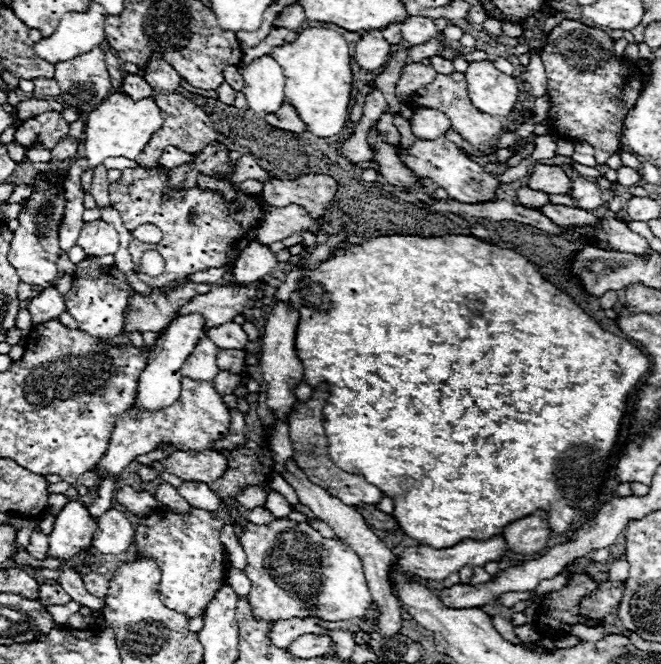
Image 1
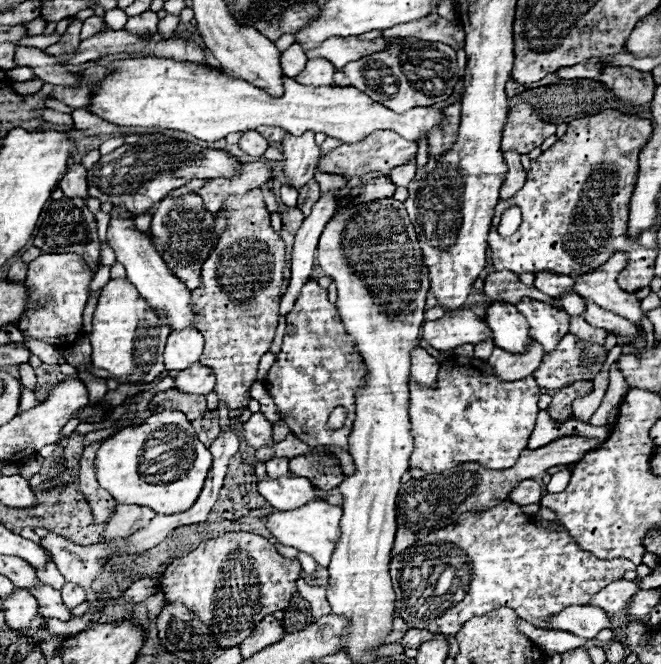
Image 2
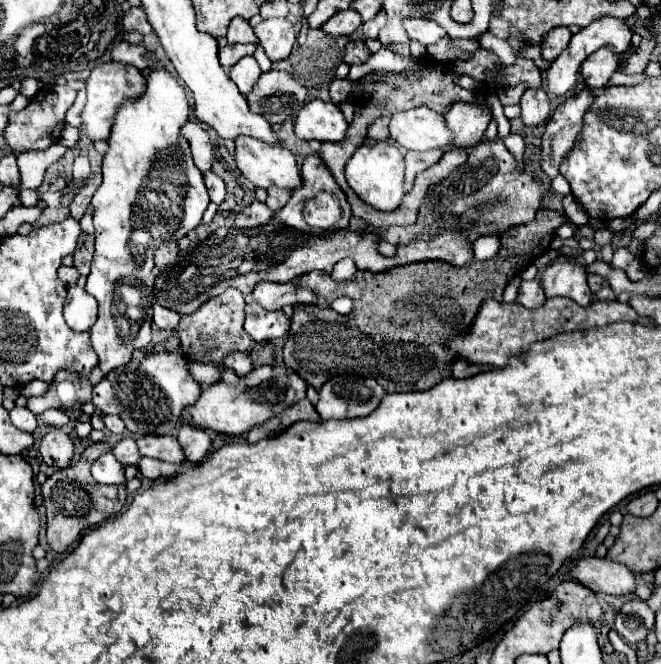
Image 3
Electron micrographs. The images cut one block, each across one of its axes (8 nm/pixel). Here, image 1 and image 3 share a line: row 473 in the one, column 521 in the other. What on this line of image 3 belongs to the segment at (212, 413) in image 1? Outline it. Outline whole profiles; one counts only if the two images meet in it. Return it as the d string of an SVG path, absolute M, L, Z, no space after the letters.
M526 90L520 100L520 118L524 126L544 126L548 122L548 110L550 110L550 100L548 94L540 90Z

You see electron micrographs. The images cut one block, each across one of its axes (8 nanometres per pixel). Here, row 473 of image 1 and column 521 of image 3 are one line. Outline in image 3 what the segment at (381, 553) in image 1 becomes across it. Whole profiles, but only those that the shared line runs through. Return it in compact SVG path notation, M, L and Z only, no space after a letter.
M530 280L530 282L520 284L520 292L516 298L518 304L522 304L526 308L538 308L544 304L544 300L546 300L546 294L544 294L540 280Z

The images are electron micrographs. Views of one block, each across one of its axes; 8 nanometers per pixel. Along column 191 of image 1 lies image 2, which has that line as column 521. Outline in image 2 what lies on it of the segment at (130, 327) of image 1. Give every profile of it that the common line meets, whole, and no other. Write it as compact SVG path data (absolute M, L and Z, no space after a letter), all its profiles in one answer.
M504 270L490 272L484 280L482 294L486 296L488 302L518 304L522 298L532 298L532 300L546 302L546 304L562 310L558 300L552 300L550 296L544 296L542 292L536 292L536 288L532 288L532 286L524 286L514 272L504 272Z

